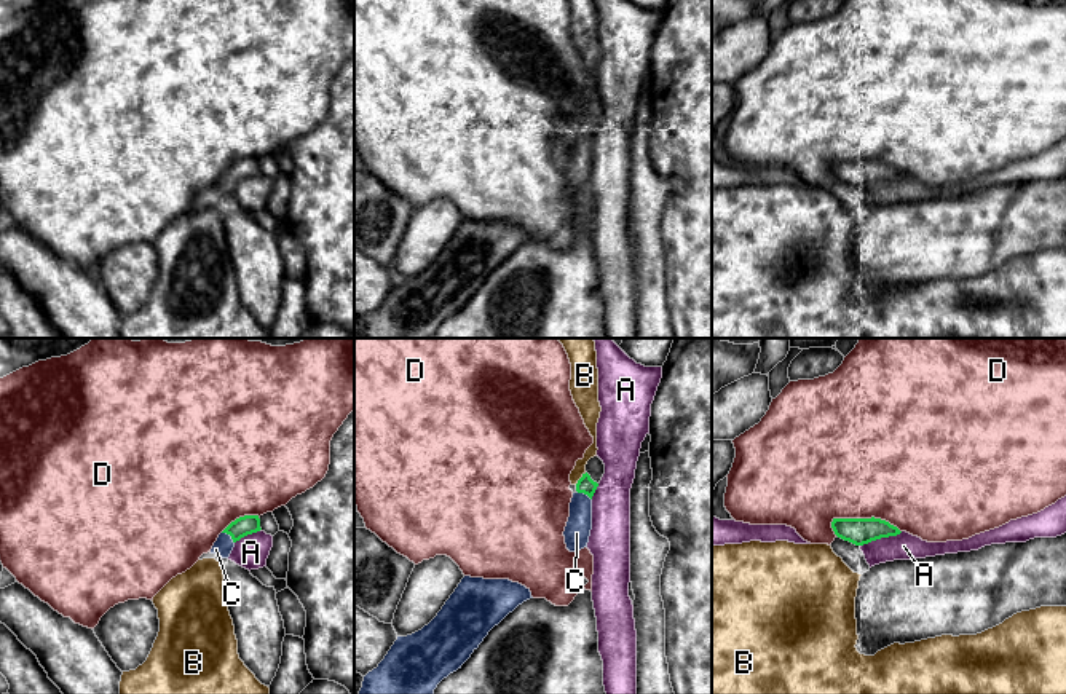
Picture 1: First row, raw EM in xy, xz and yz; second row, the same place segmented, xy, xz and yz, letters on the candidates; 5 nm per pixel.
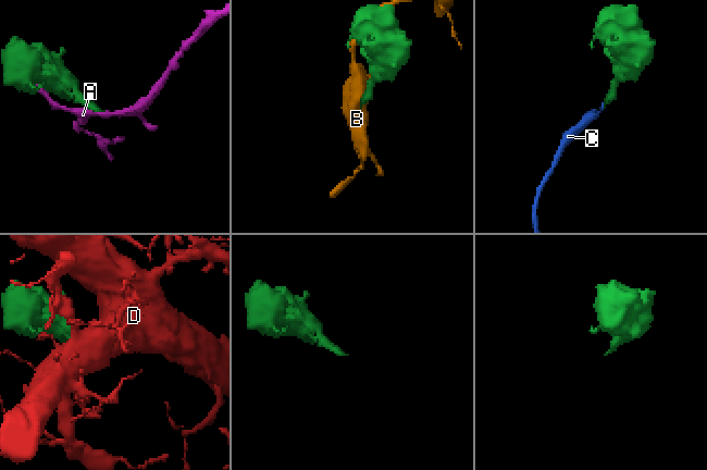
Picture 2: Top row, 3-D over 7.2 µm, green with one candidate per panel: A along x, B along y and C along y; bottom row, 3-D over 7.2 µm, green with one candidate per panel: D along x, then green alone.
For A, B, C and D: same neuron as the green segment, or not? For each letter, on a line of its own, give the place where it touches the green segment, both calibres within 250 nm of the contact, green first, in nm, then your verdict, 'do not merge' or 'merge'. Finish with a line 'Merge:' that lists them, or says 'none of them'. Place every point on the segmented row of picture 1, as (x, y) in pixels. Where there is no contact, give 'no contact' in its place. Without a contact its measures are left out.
A: meets green in yz at (881, 536); 140 nm thick on the green side, 140 nm on the other; do not merge
B: meets green in xz at (580, 479); 90 nm thick on the green side, 60 nm on the other; do not merge
C: meets green in xy at (230, 535); 100 nm thick on the green side, 100 nm on the other; merge
D: meets green in yz at (865, 519); 140 nm thick on the green side, 500 nm on the other; do not merge
Merge: C

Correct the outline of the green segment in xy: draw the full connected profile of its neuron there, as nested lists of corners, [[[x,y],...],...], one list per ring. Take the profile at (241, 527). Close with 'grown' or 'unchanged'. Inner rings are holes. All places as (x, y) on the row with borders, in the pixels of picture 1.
[[[244,515],[231,522],[214,542],[211,554],[219,558],[228,558],[235,542],[241,538],[260,531],[260,519],[259,515]]]; grown

